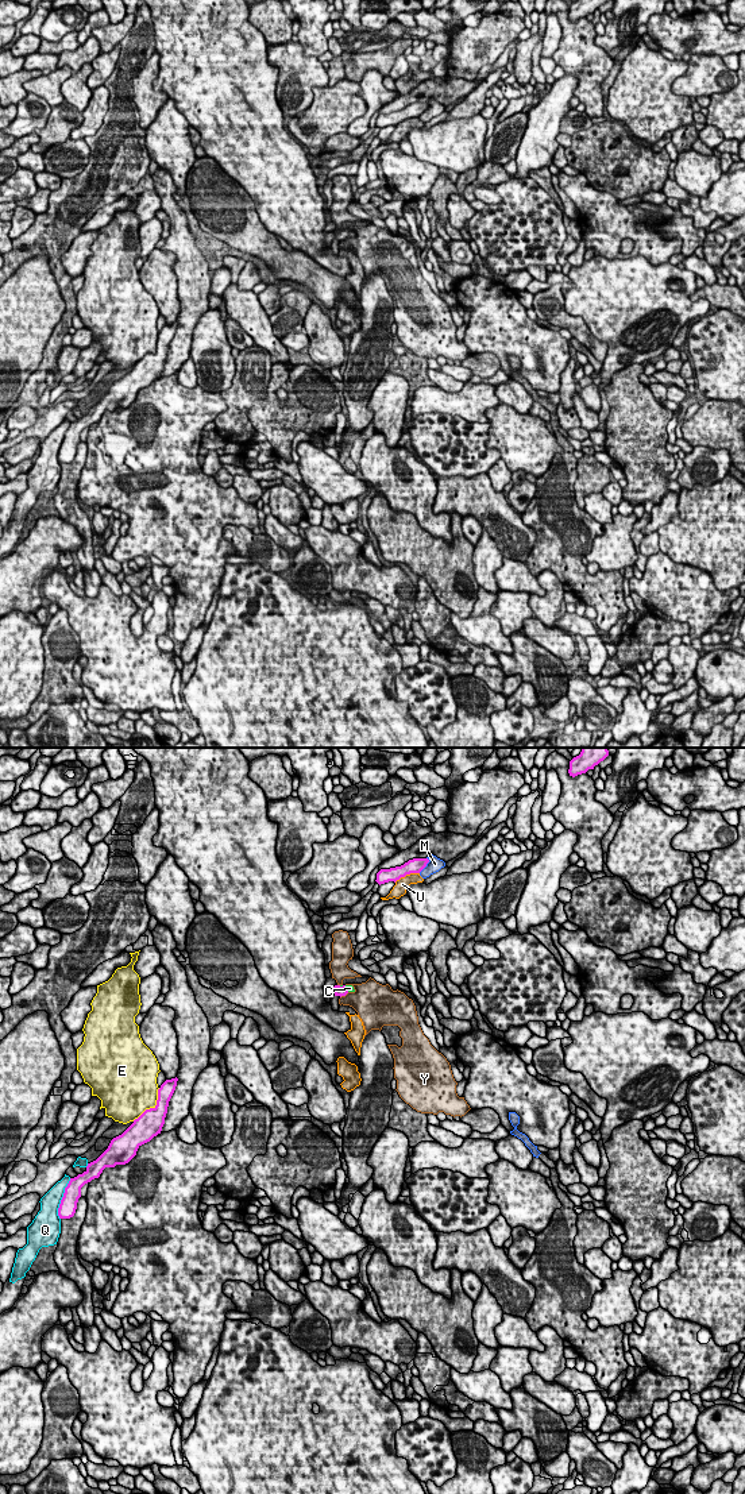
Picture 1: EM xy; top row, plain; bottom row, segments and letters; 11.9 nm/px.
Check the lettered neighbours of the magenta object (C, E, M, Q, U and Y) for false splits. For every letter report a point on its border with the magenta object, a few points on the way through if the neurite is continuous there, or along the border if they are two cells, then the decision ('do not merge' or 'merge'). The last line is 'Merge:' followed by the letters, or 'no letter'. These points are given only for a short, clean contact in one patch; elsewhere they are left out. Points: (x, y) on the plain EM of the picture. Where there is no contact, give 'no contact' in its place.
C: xy (344, 231) | across xy (339, 235), (344, 231), (350, 232) | merge
E: xy (151, 352) | do not merge
M: xy (425, 109) | along xy (427, 101), (428, 107), (419, 116) | do not merge
Q: xy (62, 443) | do not merge
U: xy (406, 118) | along xy (419, 116), (410, 116), (394, 126) | do not merge
Y: xy (344, 239) | do not merge
Merge: C

